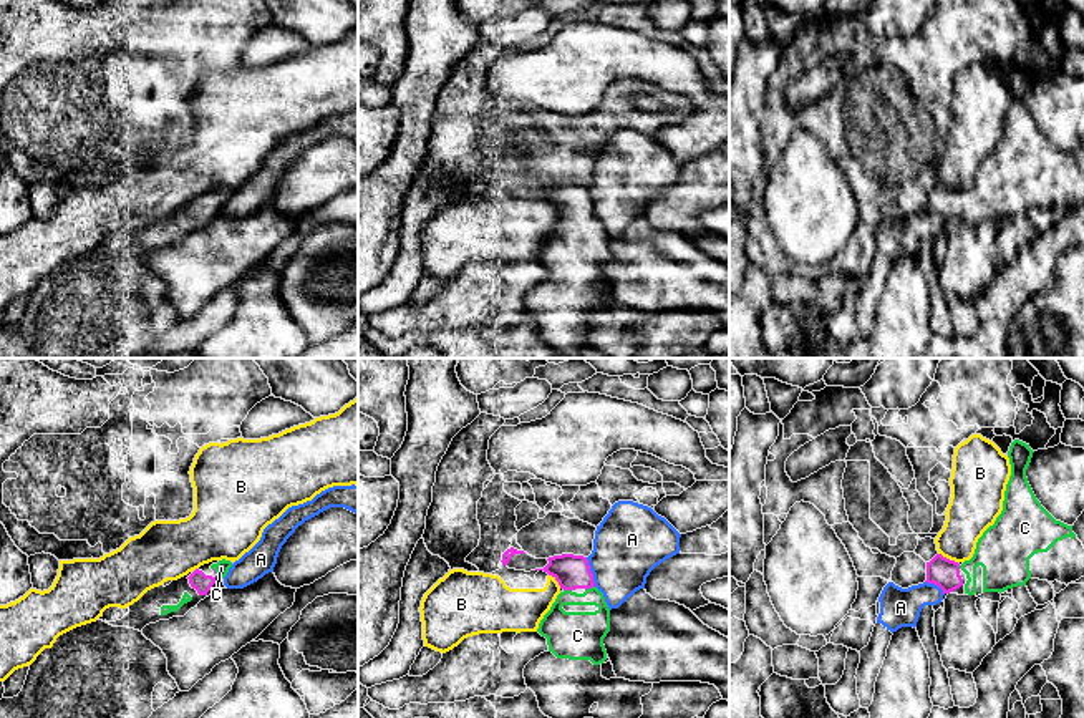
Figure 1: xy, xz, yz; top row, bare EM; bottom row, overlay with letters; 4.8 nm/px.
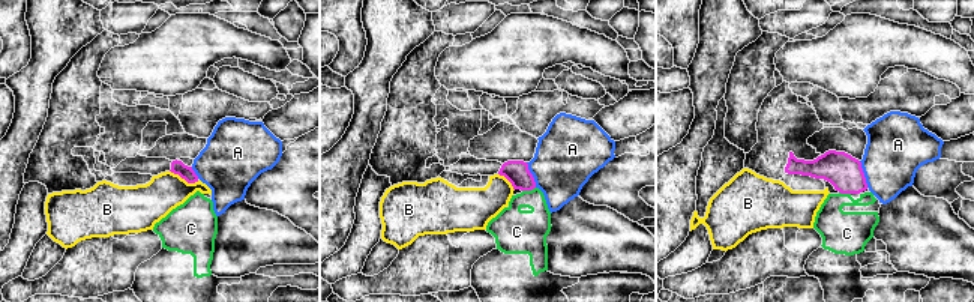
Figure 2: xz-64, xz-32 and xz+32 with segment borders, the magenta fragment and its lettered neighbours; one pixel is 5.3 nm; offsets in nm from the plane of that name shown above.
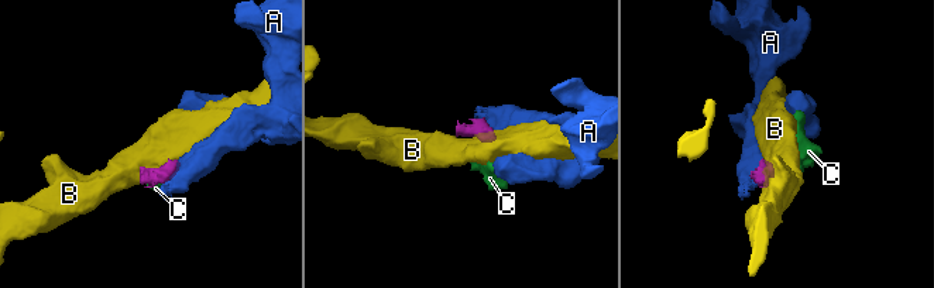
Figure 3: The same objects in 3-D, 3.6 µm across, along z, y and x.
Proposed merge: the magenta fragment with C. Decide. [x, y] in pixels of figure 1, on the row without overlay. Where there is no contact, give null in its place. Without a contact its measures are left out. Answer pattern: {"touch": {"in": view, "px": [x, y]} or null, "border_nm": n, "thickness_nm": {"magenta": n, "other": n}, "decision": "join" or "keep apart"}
{"touch": {"in": "xz", "px": [589, 216]}, "border_nm": 50, "thickness_nm": {"magenta": 160, "other": 240}, "decision": "join"}

